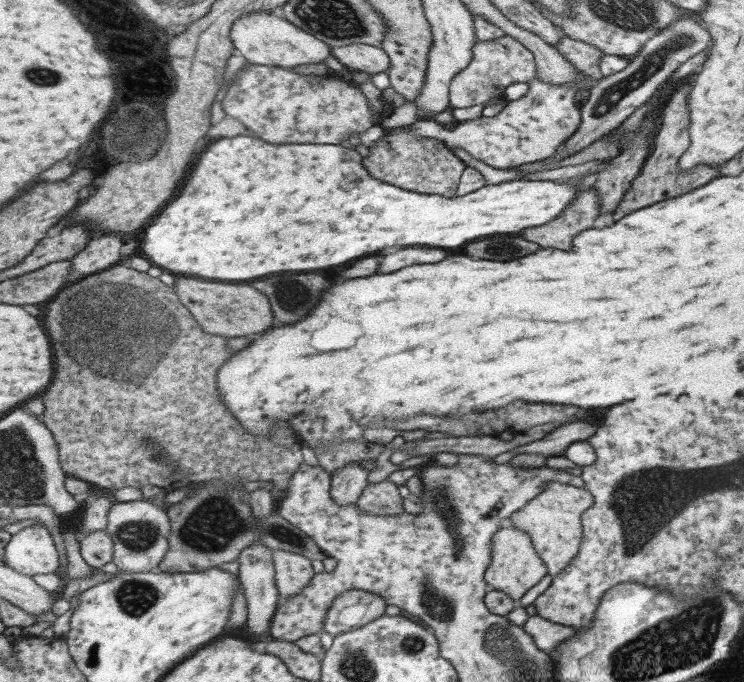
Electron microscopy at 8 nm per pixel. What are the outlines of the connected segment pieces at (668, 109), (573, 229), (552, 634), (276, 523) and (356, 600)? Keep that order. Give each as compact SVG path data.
M685 83L677 88L677 92L673 92L673 96L667 100L665 108L663 108L663 116L661 116L661 126L655 134L653 140L653 148L651 154L647 155L641 170L636 179L631 182L631 186L627 188L627 192L623 194L621 202L617 204L617 208L613 210L611 220L617 222L619 218L627 216L639 210L661 202L668 198L675 198L677 195L685 194L699 186L703 186L705 182L709 182L715 176L721 176L719 166L707 166L707 164L699 164L693 166L691 170L681 170L678 166L679 157L685 152L688 147L688 114L687 112L687 93L691 89L691 84Z
M594 186L581 190L579 196L573 200L573 204L563 210L559 218L543 226L537 226L523 230L523 238L543 248L559 248L559 250L571 250L573 238L579 236L583 230L592 228L593 221L599 215L599 204Z
M537 614L529 617L529 620L524 624L524 628L533 636L537 646L552 656L553 654L558 656L557 645L565 643L565 639L575 637L575 633L579 633L579 629L573 626L557 624Z
M209 479L204 483L187 488L189 494L181 503L168 507L172 527L169 536L170 548L161 562L158 571L165 573L190 573L240 560L241 553L255 542L261 542L271 549L293 551L309 559L325 562L329 556L311 536L297 528L292 522L283 518L278 511L259 517L253 513L253 507L247 498L247 490L241 484L246 480Z
M351 589L340 594L325 615L324 632L333 637L361 628L385 615L387 602L380 594L365 589Z

